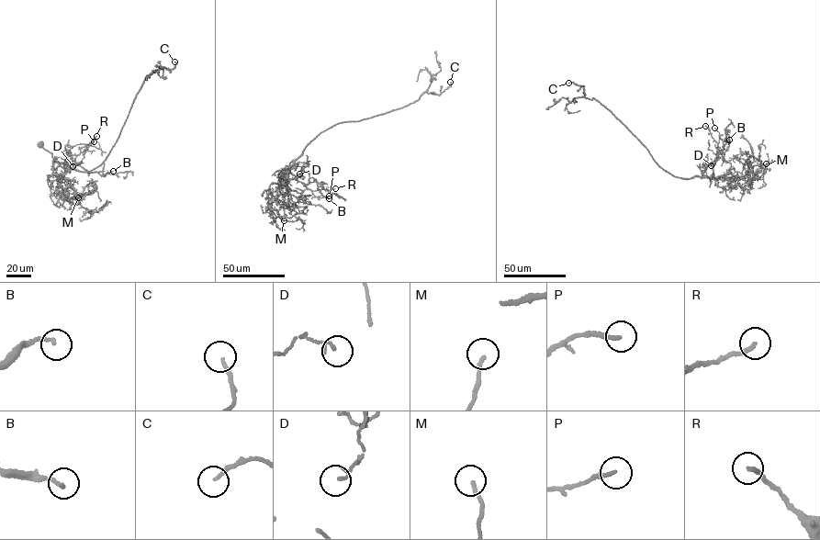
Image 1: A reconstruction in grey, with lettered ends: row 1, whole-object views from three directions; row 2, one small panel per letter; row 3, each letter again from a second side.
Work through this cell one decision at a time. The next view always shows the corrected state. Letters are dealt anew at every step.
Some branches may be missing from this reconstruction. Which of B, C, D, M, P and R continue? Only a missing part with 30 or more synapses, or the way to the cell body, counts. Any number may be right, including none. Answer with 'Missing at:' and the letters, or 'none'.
Missing at: R

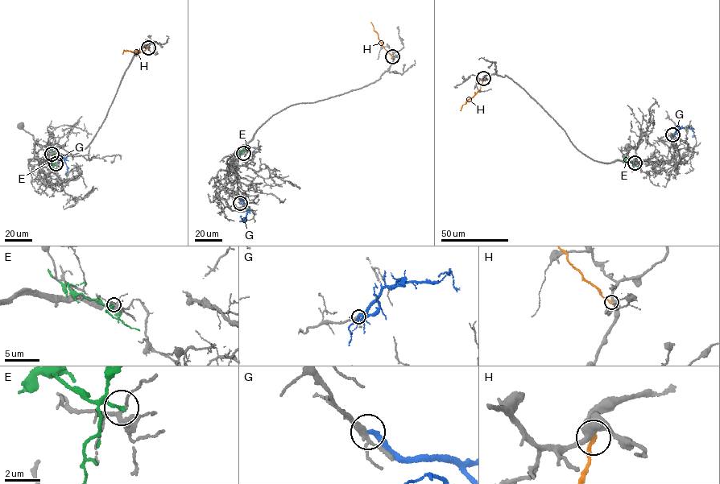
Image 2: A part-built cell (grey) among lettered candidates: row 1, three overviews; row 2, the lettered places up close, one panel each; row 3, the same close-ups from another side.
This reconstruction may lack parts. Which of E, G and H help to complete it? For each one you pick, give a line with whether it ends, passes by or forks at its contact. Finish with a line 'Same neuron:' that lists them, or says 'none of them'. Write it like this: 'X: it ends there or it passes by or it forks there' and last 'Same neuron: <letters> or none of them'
Same neuron: none of them

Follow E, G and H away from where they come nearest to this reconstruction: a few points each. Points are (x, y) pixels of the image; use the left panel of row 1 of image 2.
E: (55, 163), (53, 148)
G: (51, 154), (64, 158), (68, 168), (66, 174)
H: (147, 47), (140, 52), (124, 50), (123, 54)

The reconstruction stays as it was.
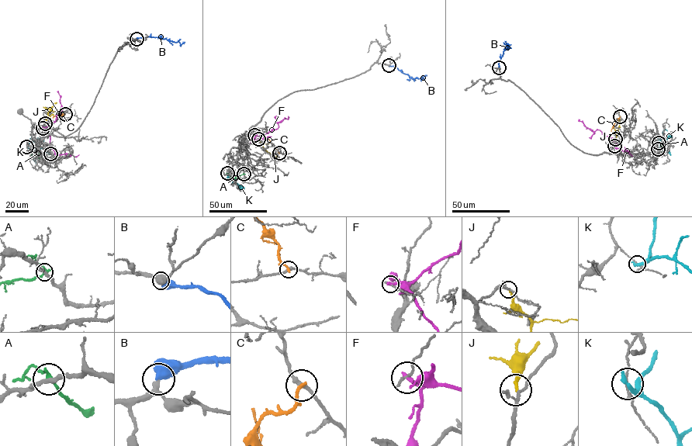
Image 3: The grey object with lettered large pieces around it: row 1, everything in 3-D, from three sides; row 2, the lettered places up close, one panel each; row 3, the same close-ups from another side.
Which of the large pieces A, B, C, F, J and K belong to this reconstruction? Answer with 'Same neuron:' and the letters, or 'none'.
Same neuron: B, J

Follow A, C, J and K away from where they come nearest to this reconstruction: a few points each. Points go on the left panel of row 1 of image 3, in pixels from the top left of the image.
A: (50, 153), (39, 157), (29, 152)
C: (65, 114), (52, 118)
J: (45, 123), (47, 112), (56, 102)
K: (26, 146), (30, 150), (41, 148), (52, 153)

